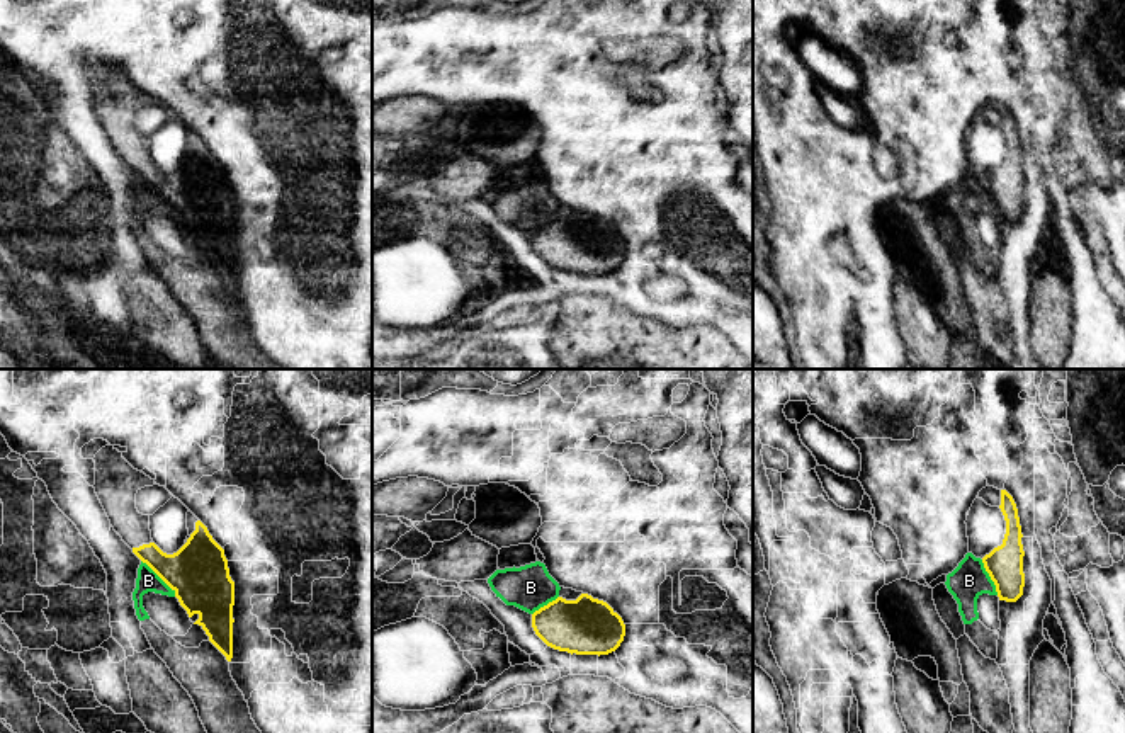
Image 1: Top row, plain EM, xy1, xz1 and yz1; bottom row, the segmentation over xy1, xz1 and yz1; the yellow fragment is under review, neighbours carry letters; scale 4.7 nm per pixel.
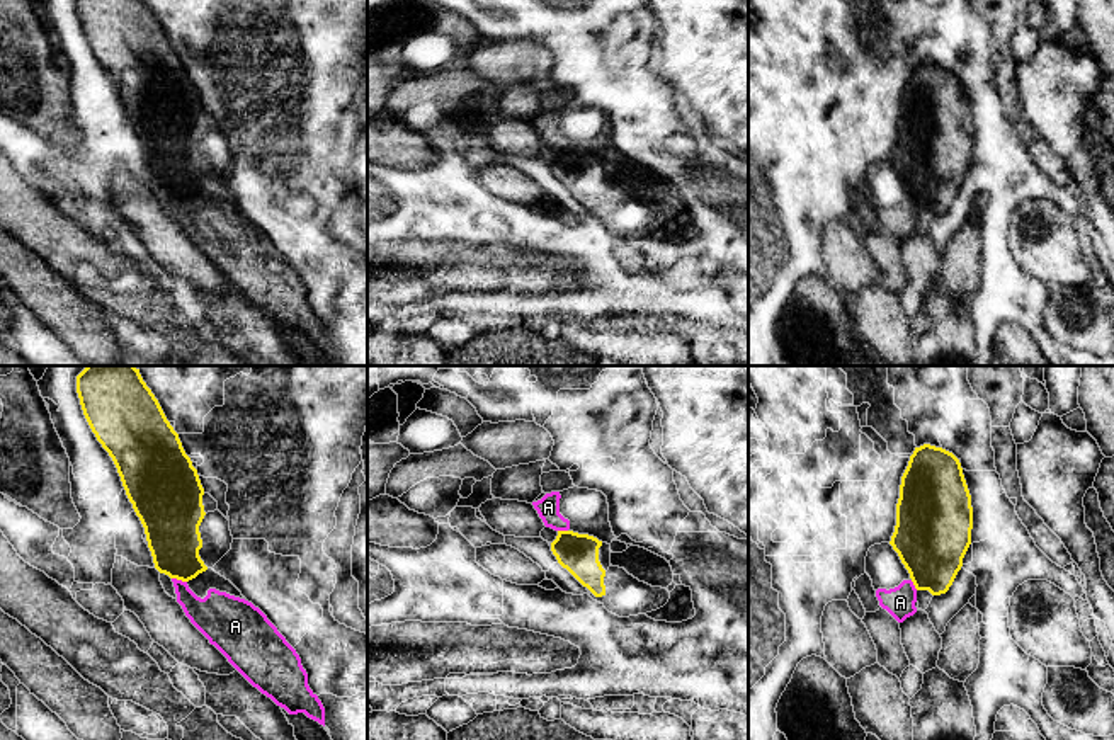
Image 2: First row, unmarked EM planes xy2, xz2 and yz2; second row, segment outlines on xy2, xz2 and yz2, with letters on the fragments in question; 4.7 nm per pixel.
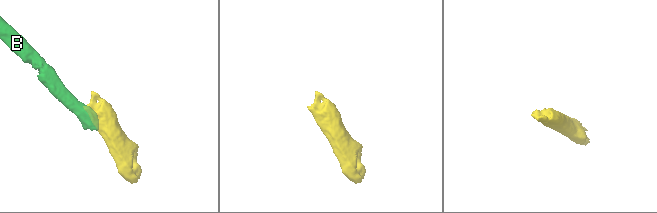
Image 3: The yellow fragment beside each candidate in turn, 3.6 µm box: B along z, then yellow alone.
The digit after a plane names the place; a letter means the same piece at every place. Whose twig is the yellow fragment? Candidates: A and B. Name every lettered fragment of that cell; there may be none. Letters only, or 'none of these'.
none of these

